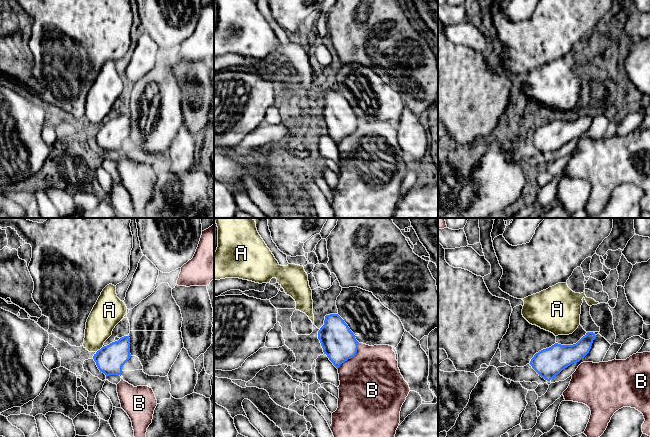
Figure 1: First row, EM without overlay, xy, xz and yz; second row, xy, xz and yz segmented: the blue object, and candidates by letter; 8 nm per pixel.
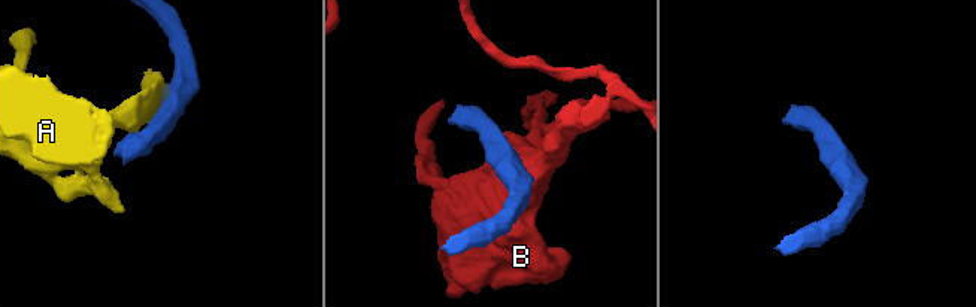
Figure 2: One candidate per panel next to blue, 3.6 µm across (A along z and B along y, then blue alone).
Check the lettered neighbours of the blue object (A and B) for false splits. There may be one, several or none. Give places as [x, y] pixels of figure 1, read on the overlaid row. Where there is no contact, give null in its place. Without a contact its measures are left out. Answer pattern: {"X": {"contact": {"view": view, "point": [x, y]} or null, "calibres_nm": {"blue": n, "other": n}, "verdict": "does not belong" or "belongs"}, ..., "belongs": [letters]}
{"A": {"contact": {"view": "xy", "point": [100, 349]}, "calibres_nm": {"blue": 220, "other": 220}, "verdict": "does not belong"}, "B": {"contact": {"view": "xz", "point": [351, 357]}, "calibres_nm": {"blue": 280, "other": 480}, "verdict": "does not belong"}, "belongs": []}

